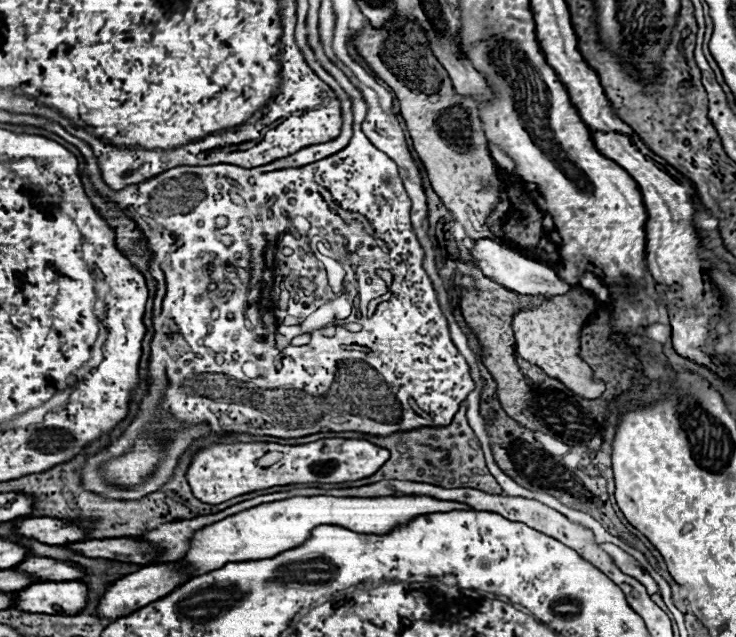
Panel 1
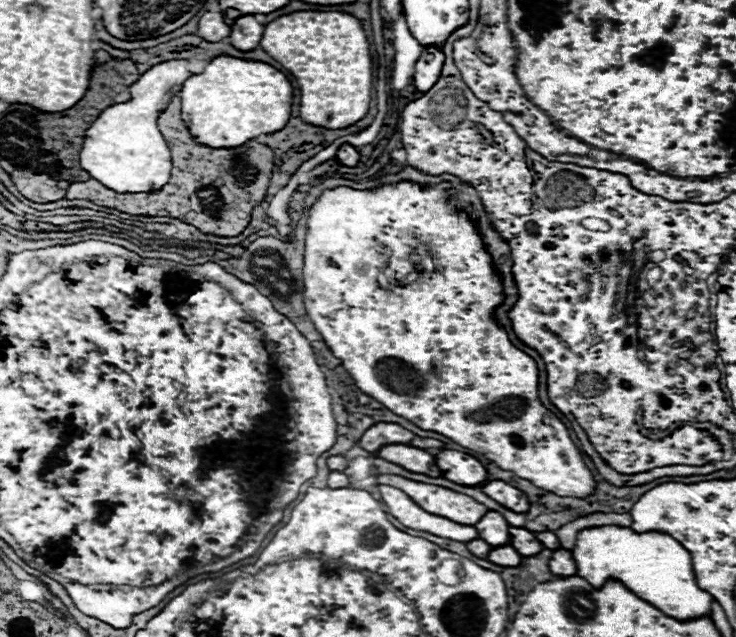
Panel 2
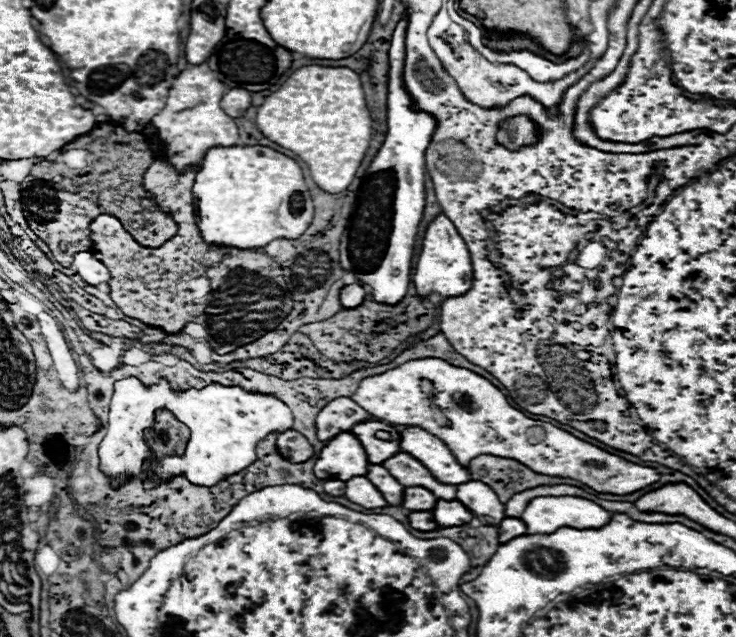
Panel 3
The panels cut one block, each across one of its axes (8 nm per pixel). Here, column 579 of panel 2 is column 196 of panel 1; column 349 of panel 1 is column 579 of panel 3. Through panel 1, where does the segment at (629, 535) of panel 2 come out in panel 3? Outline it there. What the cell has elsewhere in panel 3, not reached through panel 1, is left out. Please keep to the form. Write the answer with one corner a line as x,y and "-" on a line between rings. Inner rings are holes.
540,496
530,500
520,520
526,524
526,534
550,534
562,526
602,528
610,516
608,510
586,498

